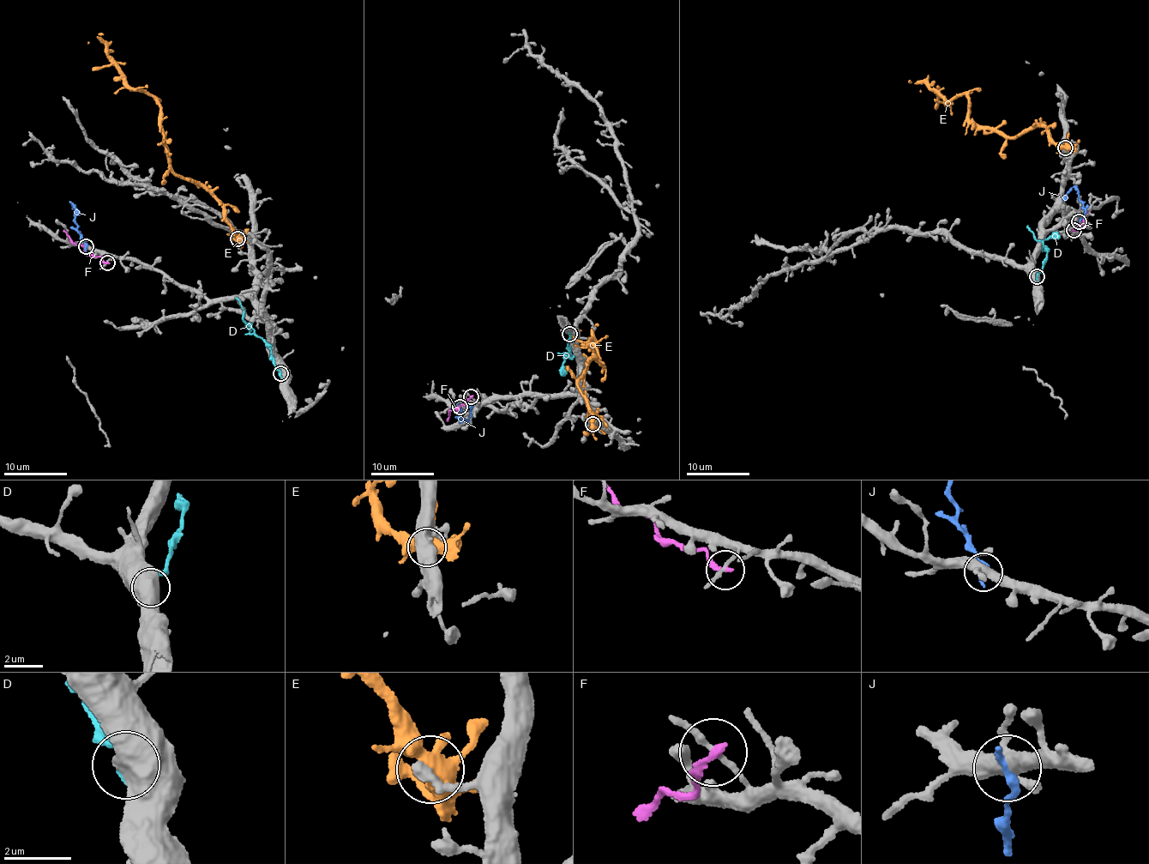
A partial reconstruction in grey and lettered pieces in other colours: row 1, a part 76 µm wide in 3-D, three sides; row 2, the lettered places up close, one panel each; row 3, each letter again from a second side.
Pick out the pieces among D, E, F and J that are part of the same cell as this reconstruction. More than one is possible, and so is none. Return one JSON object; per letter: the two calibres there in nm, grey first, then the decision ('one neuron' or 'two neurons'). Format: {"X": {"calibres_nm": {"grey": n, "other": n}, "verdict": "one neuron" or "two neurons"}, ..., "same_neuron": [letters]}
{"D": {"calibres_nm": {"grey": 950, "other": 260}, "verdict": "two neurons"}, "E": {"calibres_nm": {"grey": 340, "other": 440}, "verdict": "two neurons"}, "F": {"calibres_nm": {"grey": 160, "other": 240}, "verdict": "two neurons"}, "J": {"calibres_nm": {"grey": 380, "other": 280}, "verdict": "two neurons"}, "same_neuron": []}

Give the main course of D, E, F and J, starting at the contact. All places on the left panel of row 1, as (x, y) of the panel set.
D: (280, 373), (267, 343), (244, 323), (243, 309), (236, 298)
E: (237, 238), (225, 205), (171, 168), (160, 105), (126, 82), (98, 38), (87, 43)
F: (107, 263), (99, 256), (84, 251), (63, 229)
J: (86, 246), (77, 232), (74, 205), (76, 214)

